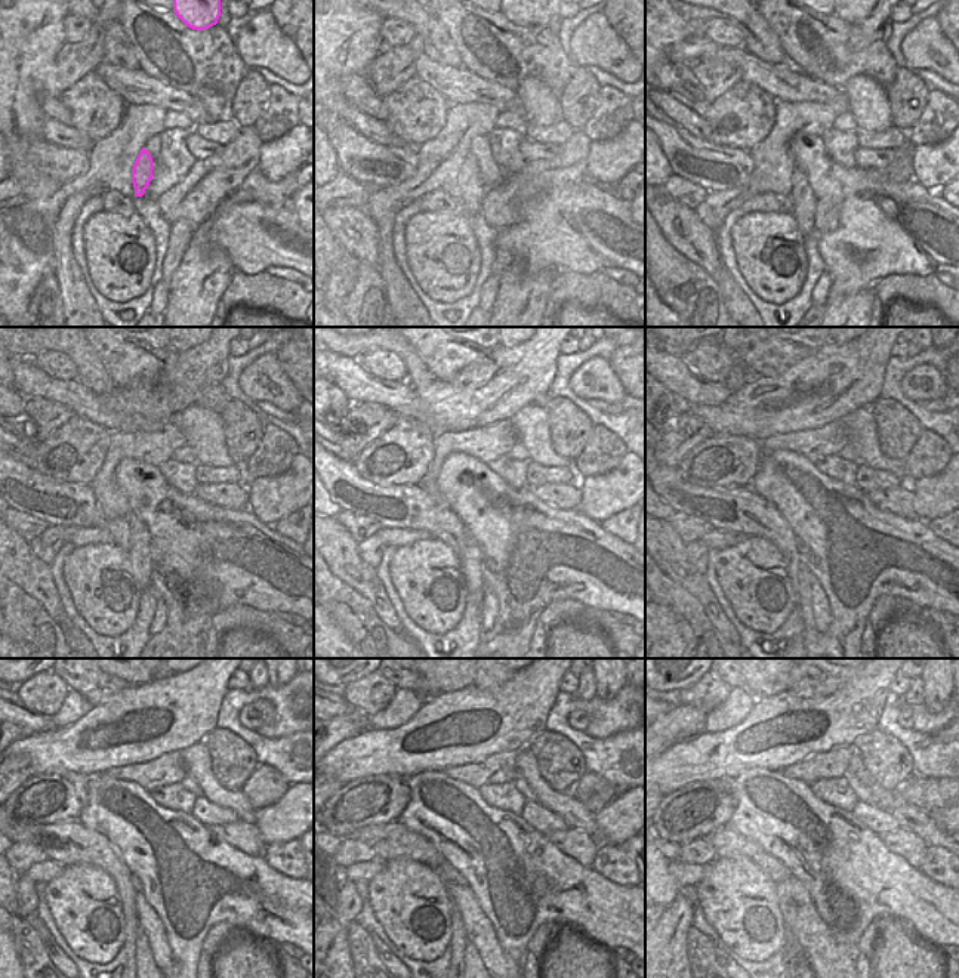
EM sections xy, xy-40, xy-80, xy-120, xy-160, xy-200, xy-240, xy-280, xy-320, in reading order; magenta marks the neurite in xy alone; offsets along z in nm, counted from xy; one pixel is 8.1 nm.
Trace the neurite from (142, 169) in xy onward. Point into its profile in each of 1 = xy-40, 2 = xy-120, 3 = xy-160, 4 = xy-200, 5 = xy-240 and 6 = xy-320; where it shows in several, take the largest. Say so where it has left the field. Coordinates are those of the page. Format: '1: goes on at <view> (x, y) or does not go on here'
1: goes on at xy-40 (472, 191)
2: goes on at xy-120 (139, 555)
3: goes on at xy-160 (471, 562)
4: goes on at xy-200 (804, 573)
5: goes on at xy-240 (142, 953)
6: goes on at xy-320 (802, 959)

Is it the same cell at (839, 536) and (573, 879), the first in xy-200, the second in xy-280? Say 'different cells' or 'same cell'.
same cell

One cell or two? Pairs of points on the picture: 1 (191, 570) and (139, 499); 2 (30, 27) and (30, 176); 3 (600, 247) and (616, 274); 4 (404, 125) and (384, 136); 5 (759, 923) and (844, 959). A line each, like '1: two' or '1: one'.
1: one
2: one
3: two
4: two
5: two

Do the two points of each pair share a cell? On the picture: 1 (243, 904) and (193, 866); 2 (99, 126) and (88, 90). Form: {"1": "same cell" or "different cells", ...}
{"1": "same cell", "2": "same cell"}

